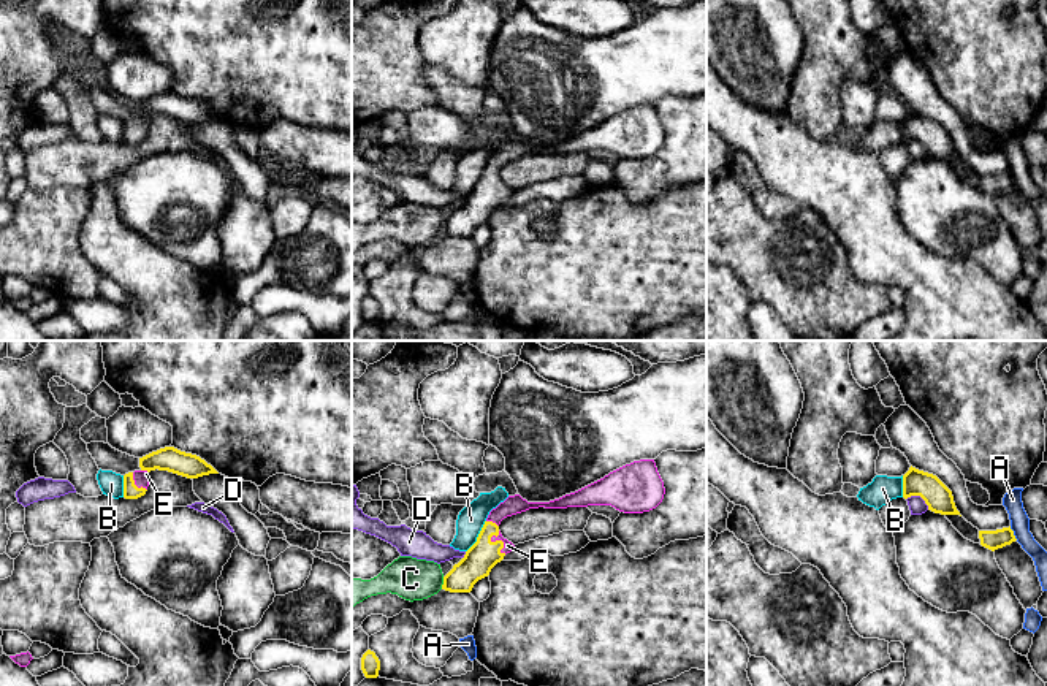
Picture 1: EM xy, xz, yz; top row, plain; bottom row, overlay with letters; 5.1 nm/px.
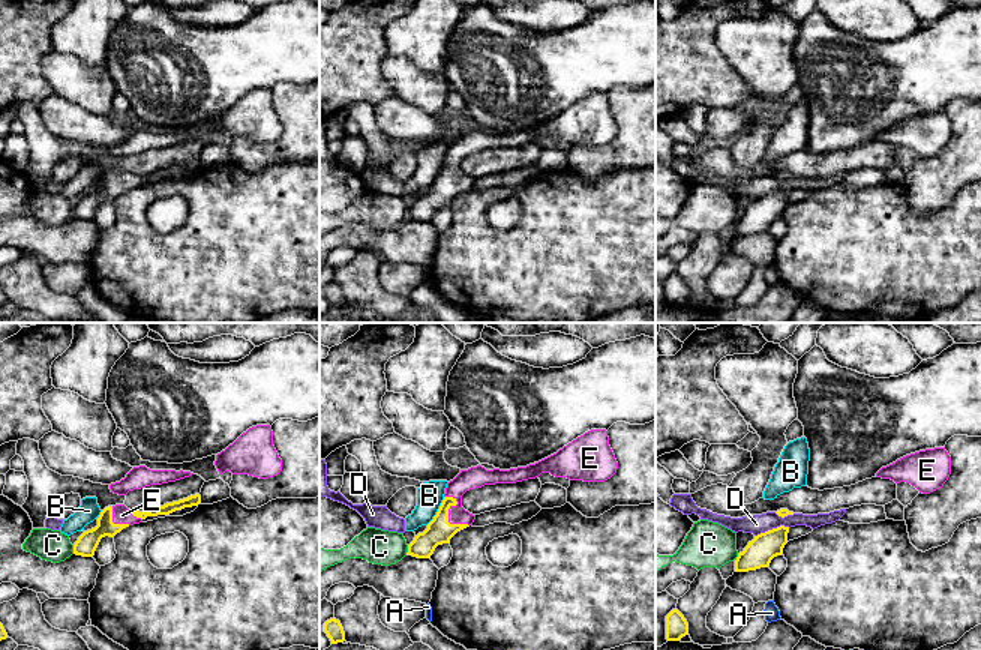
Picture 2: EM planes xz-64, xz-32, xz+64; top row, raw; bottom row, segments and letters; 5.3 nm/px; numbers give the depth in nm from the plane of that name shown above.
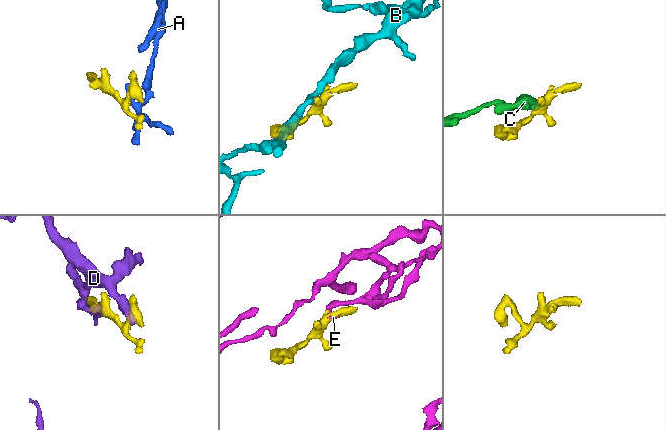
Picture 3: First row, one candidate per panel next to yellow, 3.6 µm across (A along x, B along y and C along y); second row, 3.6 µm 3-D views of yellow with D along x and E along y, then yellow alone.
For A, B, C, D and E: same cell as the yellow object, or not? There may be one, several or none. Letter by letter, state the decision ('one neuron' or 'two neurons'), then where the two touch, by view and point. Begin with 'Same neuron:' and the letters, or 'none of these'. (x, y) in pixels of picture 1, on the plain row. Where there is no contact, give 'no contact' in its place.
Same neuron: E
A: two neurons | yz (1012, 178)
B: two neurons | xz (479, 181)
C: two neurons | xz (444, 228)
D: two neurons | yz (919, 140)
E: one neuron | xz (502, 187)

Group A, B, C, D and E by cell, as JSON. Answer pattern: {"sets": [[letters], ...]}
{"sets": [["A"], ["B"], ["C"], ["D"], ["E"]]}

